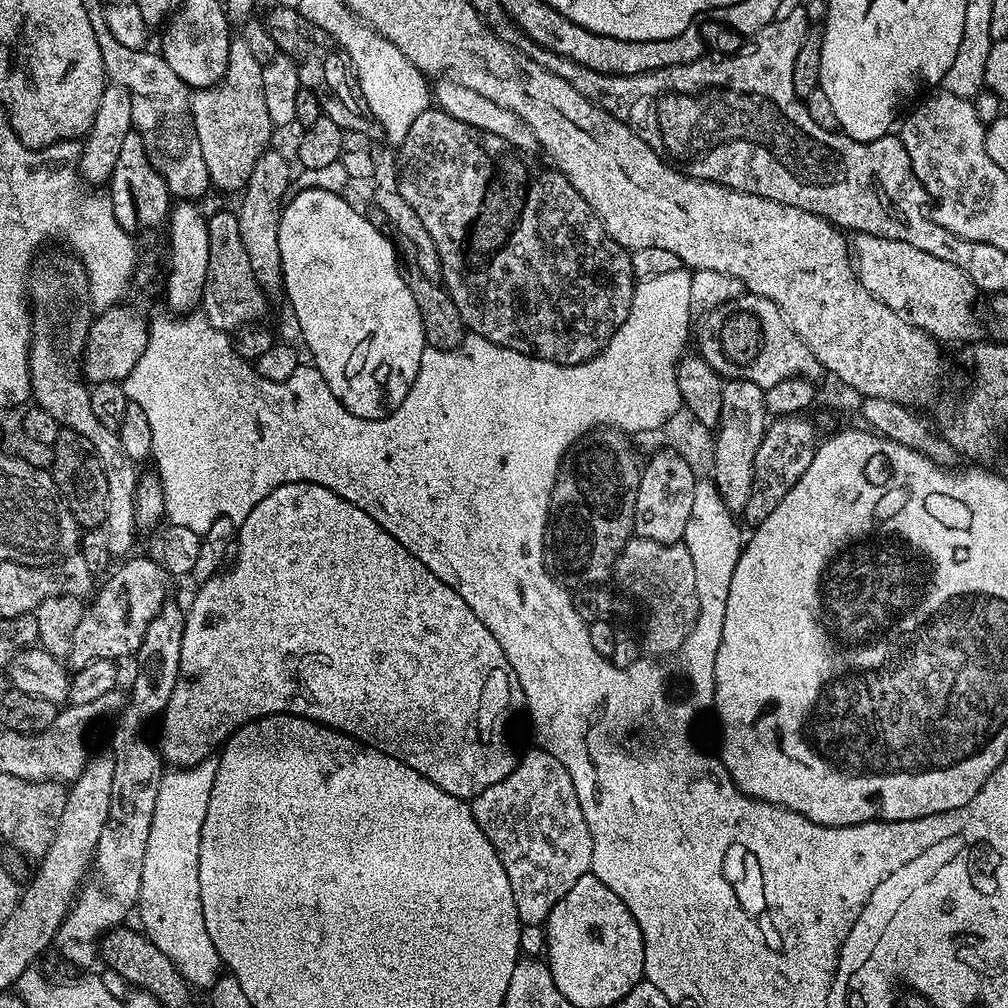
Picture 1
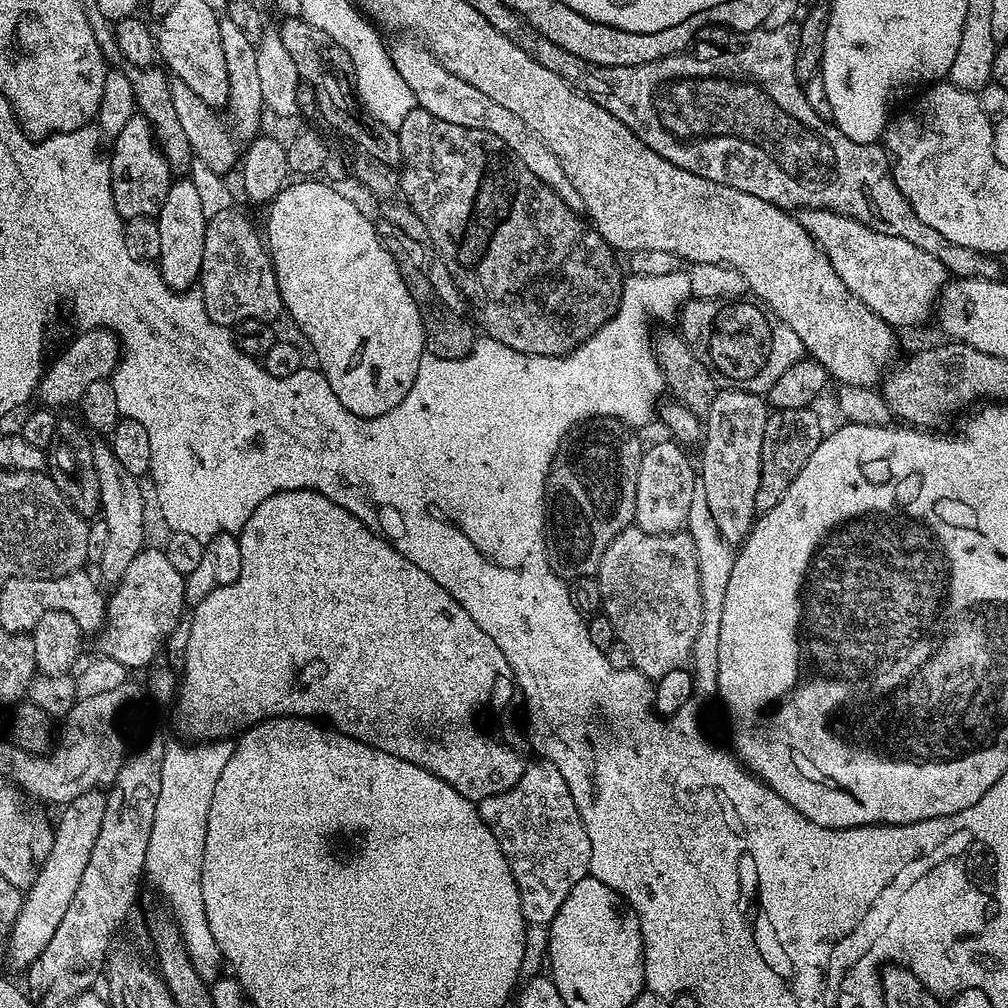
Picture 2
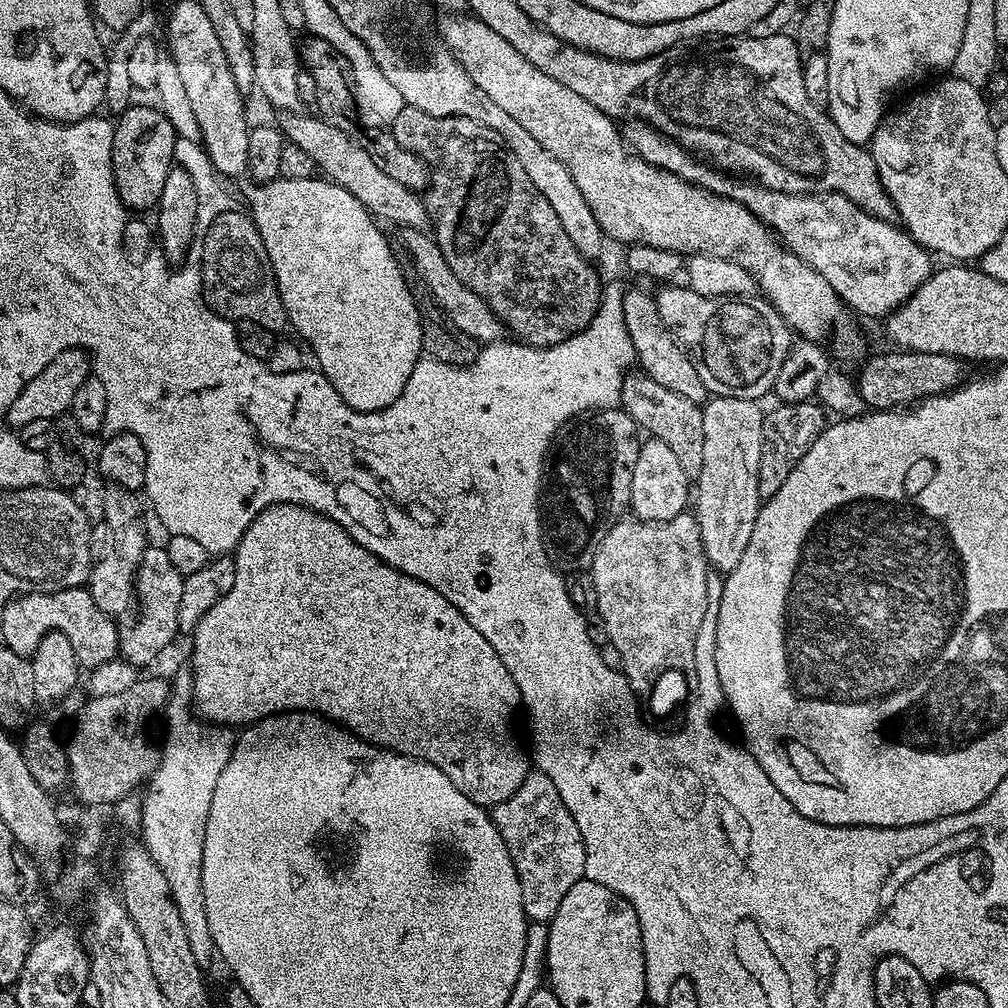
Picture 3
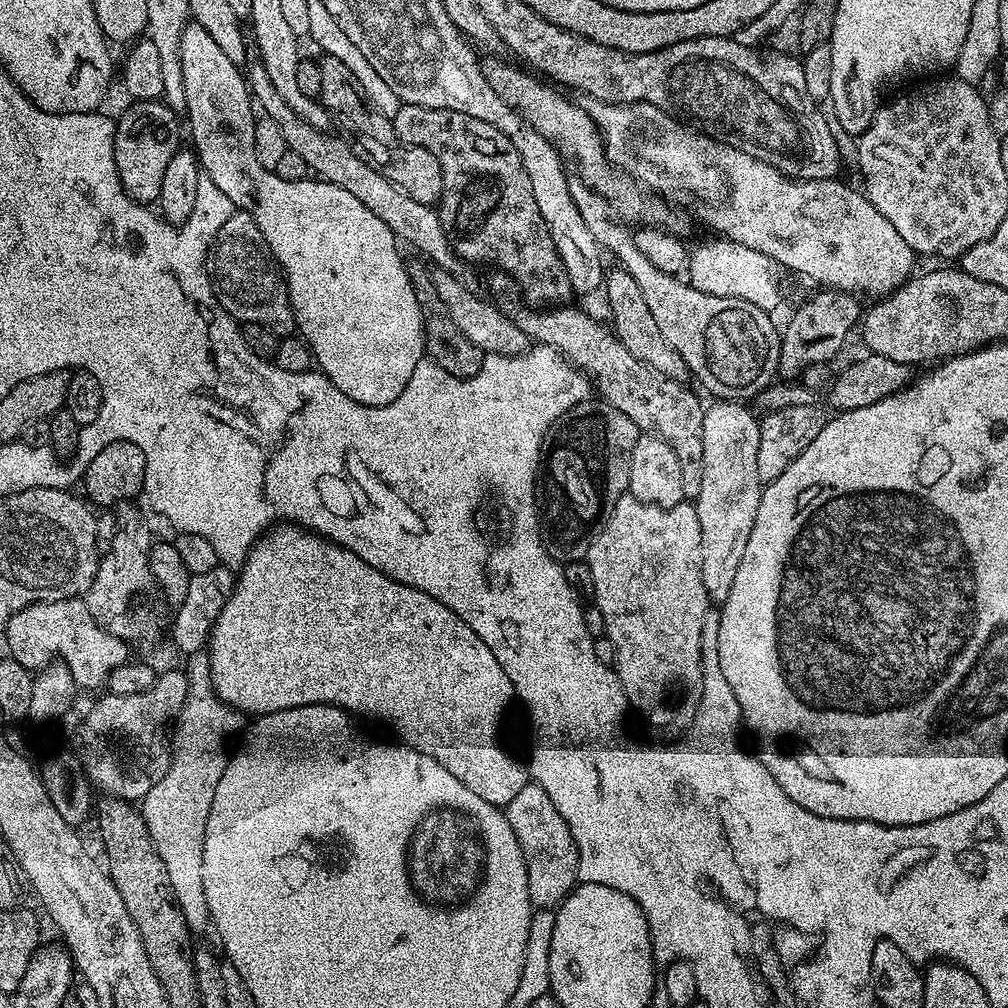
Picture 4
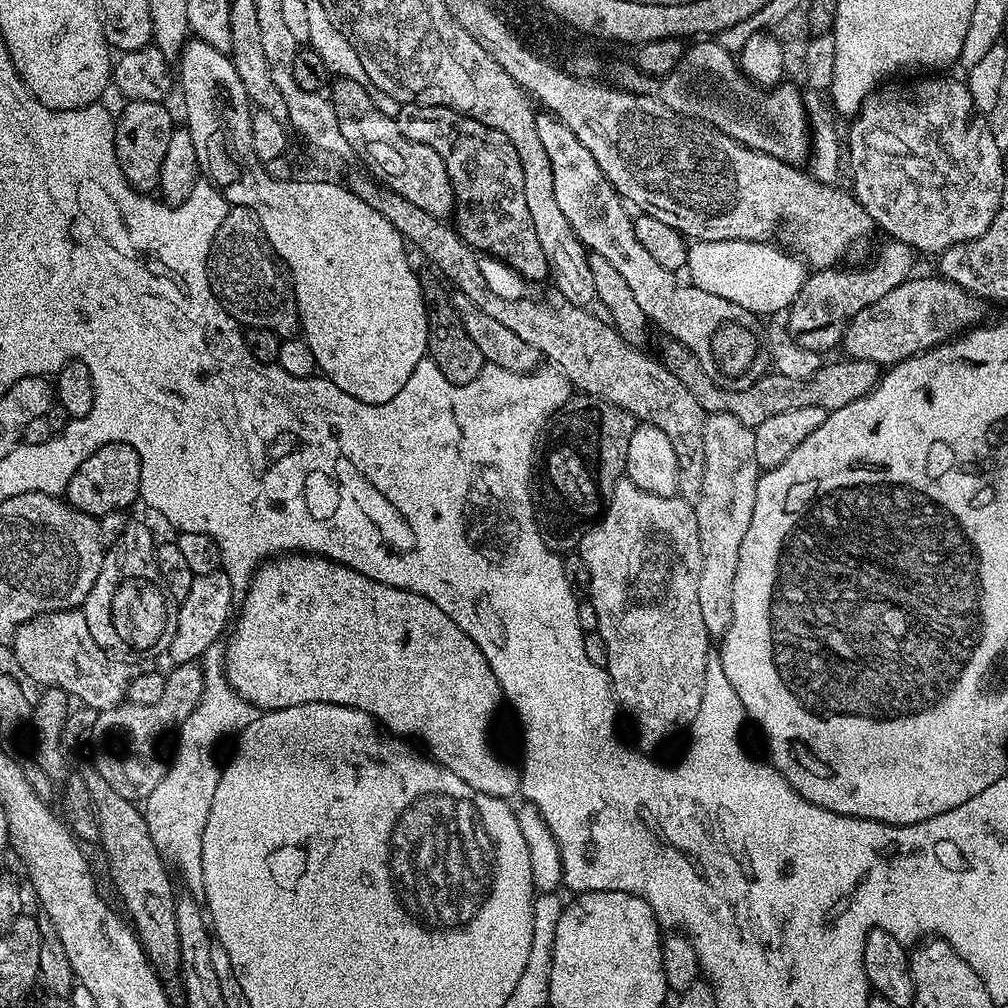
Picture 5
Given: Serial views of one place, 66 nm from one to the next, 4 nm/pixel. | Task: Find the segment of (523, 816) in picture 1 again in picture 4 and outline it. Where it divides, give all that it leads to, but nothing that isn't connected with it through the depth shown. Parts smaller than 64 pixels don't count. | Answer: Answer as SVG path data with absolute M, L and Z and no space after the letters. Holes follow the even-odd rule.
M535 782L522 786L522 791L507 804L506 815L526 862L526 882L533 905L540 910L555 909L578 883L578 850L570 826Z

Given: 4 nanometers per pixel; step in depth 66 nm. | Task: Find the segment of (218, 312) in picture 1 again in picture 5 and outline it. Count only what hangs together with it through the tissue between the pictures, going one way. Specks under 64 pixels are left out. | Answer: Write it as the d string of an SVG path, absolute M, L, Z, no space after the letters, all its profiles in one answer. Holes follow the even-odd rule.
M232 206L226 215L220 217L218 230L212 233L208 279L212 281L212 293L245 329L269 328L281 338L292 338L300 332L292 277L287 268L278 267L258 218L248 208Z

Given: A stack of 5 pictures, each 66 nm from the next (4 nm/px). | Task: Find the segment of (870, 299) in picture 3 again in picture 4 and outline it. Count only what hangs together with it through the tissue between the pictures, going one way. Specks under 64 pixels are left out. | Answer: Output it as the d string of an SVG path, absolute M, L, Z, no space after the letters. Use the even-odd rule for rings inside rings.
M592 100L589 105L586 108L588 117L596 123L600 138L604 141L604 155L607 156L609 164L623 172L625 176L635 180L641 189L655 194L665 202L671 202L673 205L676 203L678 207L693 212L706 227L713 228L716 231L713 233L717 237L733 240L735 244L741 244L750 250L758 250L762 254L766 254L769 260L776 261L781 269L787 270L789 268L790 271L797 272L798 275L805 276L808 280L813 280L816 286L823 286L825 289L837 292L851 292L859 294L861 297L883 298L889 296L891 292L901 288L913 275L914 269L912 267L915 266L916 260L918 261L917 253L913 252L910 246L906 246L905 240L898 235L898 230L894 230L894 226L890 226L890 222L886 222L886 218L882 218L882 214L878 214L878 210L874 210L874 206L859 187L851 188L850 185L843 184L843 179L840 178L792 180L789 176L783 176L774 166L770 166L729 144L724 144L721 140L715 140L705 132L681 122L676 116L667 116L660 108L643 102L638 104L607 104L601 100Z

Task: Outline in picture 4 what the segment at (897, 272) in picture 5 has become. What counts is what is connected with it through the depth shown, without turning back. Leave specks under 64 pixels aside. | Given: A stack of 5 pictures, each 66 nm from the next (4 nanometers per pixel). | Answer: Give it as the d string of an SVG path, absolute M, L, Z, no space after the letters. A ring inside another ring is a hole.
M816 290L816 293L793 314L788 325L783 325L780 338L780 371L779 375L785 381L792 382L803 376L806 369L815 364L828 364L840 352L840 347L848 340L848 331L857 327L862 316L861 301L851 292L837 292L835 290Z

